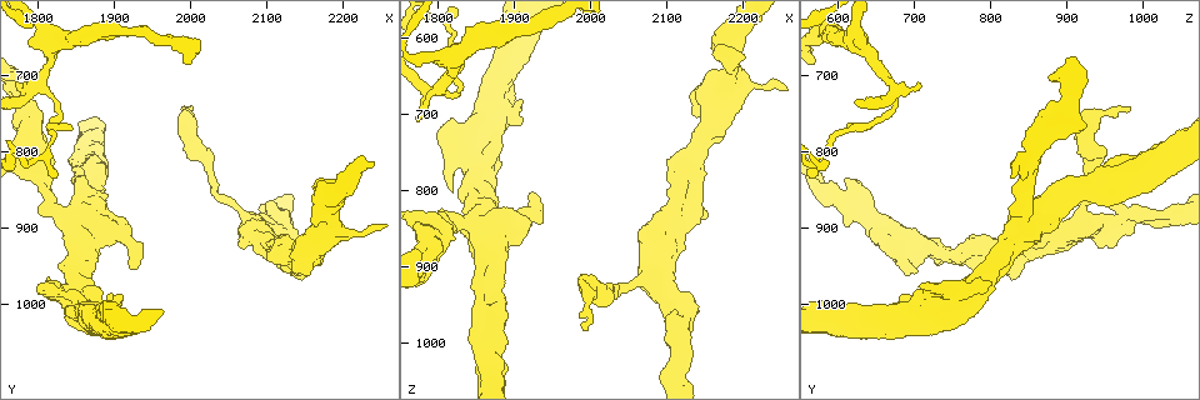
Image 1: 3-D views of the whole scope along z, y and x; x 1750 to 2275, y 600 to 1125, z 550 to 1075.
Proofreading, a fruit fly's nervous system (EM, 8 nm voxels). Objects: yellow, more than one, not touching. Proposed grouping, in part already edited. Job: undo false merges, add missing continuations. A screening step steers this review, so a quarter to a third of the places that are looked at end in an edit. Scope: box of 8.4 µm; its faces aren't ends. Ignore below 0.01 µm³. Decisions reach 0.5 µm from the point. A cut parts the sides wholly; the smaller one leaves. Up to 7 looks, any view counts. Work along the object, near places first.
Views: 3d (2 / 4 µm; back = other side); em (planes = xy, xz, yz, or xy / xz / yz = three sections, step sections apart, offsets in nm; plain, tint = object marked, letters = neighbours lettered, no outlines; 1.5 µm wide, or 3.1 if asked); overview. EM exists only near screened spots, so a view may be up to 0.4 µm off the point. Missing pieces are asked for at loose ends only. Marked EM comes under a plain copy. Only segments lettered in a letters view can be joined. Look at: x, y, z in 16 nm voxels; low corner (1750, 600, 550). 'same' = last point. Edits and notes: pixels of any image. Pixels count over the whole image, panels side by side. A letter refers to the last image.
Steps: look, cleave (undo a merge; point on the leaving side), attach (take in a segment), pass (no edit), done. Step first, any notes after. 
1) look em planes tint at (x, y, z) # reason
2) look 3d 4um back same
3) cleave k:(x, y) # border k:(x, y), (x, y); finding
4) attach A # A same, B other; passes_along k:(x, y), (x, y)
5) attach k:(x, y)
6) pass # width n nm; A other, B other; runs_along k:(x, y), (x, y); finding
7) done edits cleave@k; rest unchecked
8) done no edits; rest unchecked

look em xz step 8 tint at (1865, 855, 920)

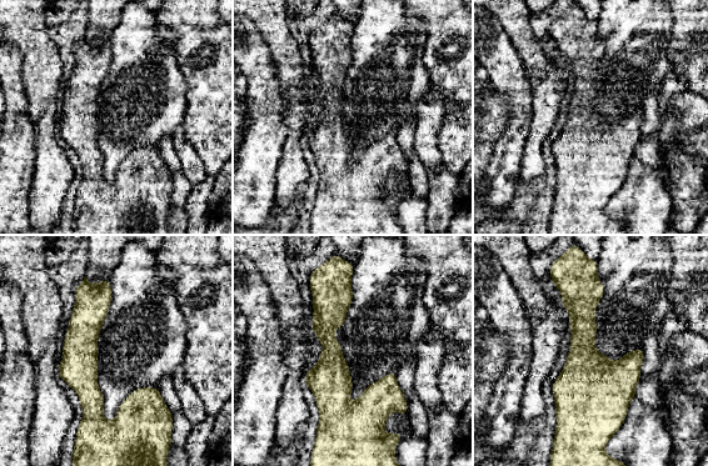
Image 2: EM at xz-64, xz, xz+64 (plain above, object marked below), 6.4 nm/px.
look em planes tint same # cut it another way

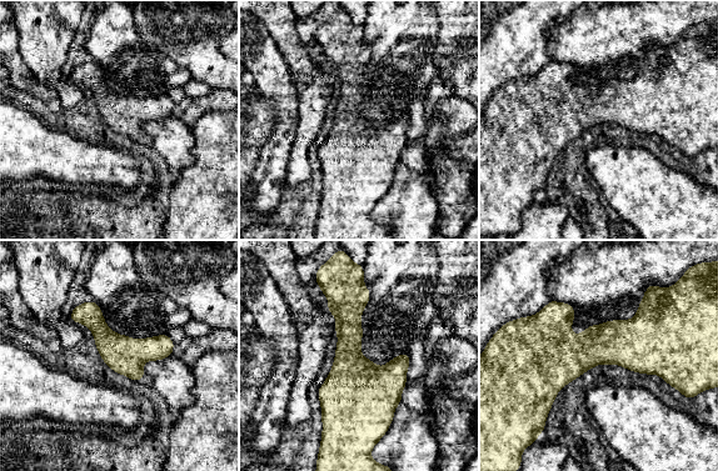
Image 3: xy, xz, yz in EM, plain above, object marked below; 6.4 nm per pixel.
look em planes letters same

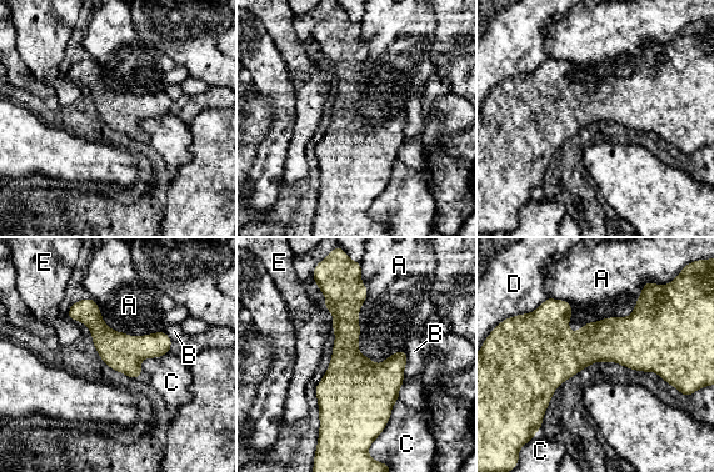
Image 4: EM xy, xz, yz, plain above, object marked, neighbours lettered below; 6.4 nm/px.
pass # A other, B other, C other, D other, E other; border 4:(360, 274), (358, 349), (378, 365); all the same neuron

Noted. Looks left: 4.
look 3d 4um at (1825, 965, 805) # free end

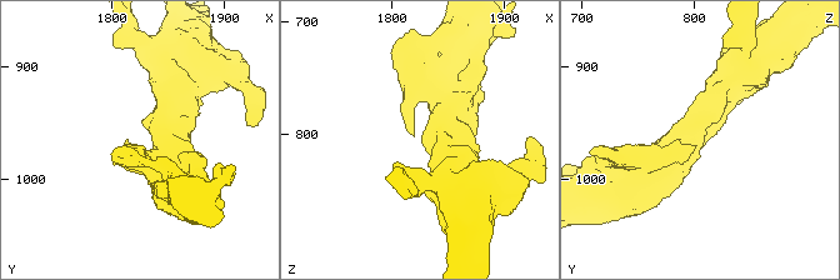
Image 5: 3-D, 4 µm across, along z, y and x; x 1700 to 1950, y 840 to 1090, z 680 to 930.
look em planes letters at (1822, 970, 802)

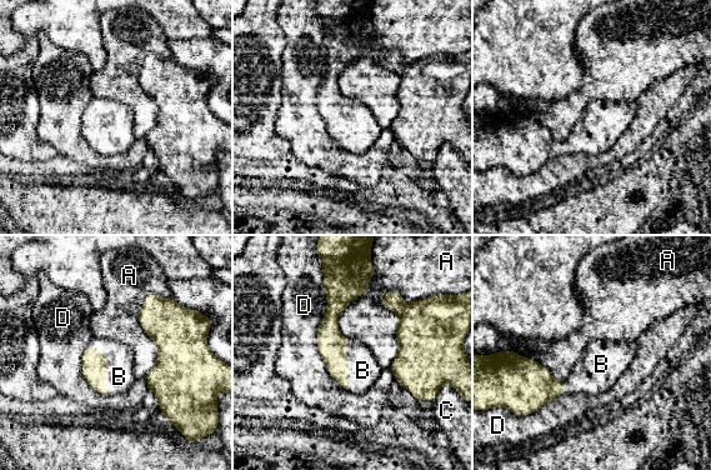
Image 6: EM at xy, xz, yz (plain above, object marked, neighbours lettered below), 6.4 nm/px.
attach B # A other, B same, C other, D other; passes_along 6:(94, 366), (106, 366), (119, 376); the neuron continues

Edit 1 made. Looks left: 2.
look em yz step 8 letters at (1995, 735, 980) # an open end

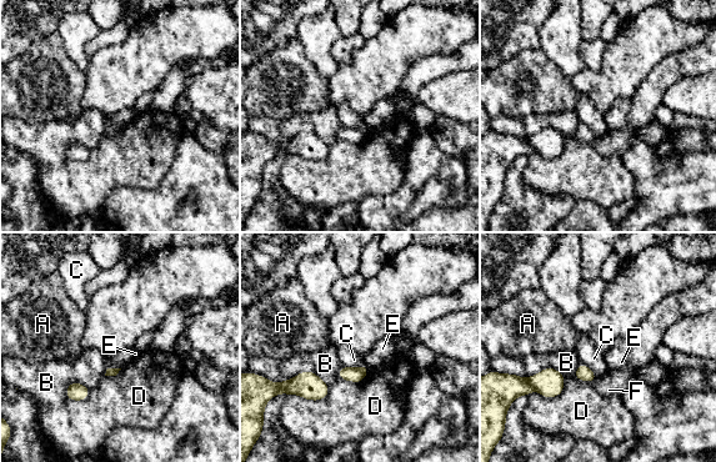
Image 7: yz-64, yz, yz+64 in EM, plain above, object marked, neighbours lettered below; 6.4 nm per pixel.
pass # A other, B other, C other, D other, E other, F other; border 7:(362, 363), (358, 367), (343, 366); none of them fits

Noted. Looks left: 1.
done edits attach@6; rest unchecked

